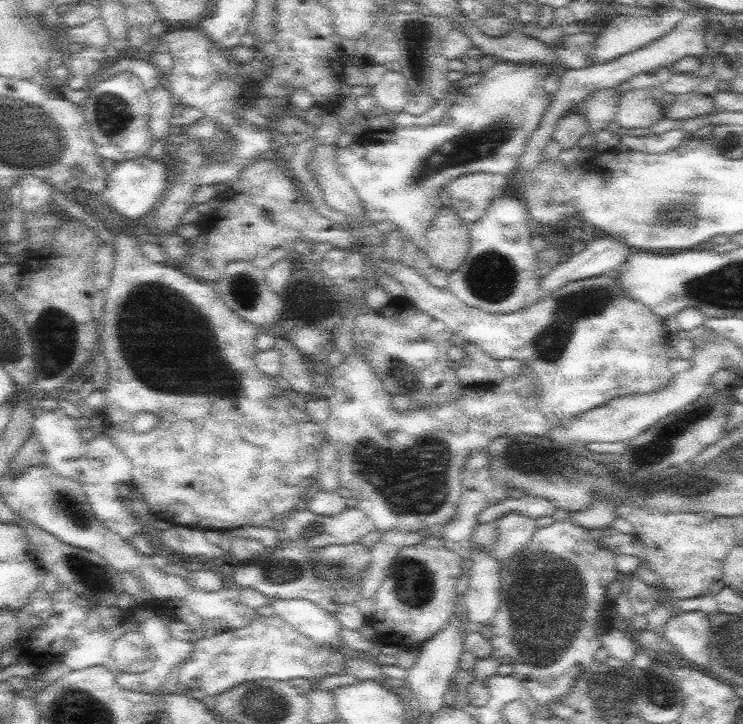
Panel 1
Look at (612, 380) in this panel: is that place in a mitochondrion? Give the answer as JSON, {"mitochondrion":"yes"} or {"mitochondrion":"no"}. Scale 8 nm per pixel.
{"mitochondrion":"no"}

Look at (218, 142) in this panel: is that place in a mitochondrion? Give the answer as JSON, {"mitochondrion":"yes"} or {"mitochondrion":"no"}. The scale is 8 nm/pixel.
{"mitochondrion":"yes"}

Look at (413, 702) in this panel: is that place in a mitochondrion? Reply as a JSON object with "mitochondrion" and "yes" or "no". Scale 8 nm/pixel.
{"mitochondrion":"no"}

